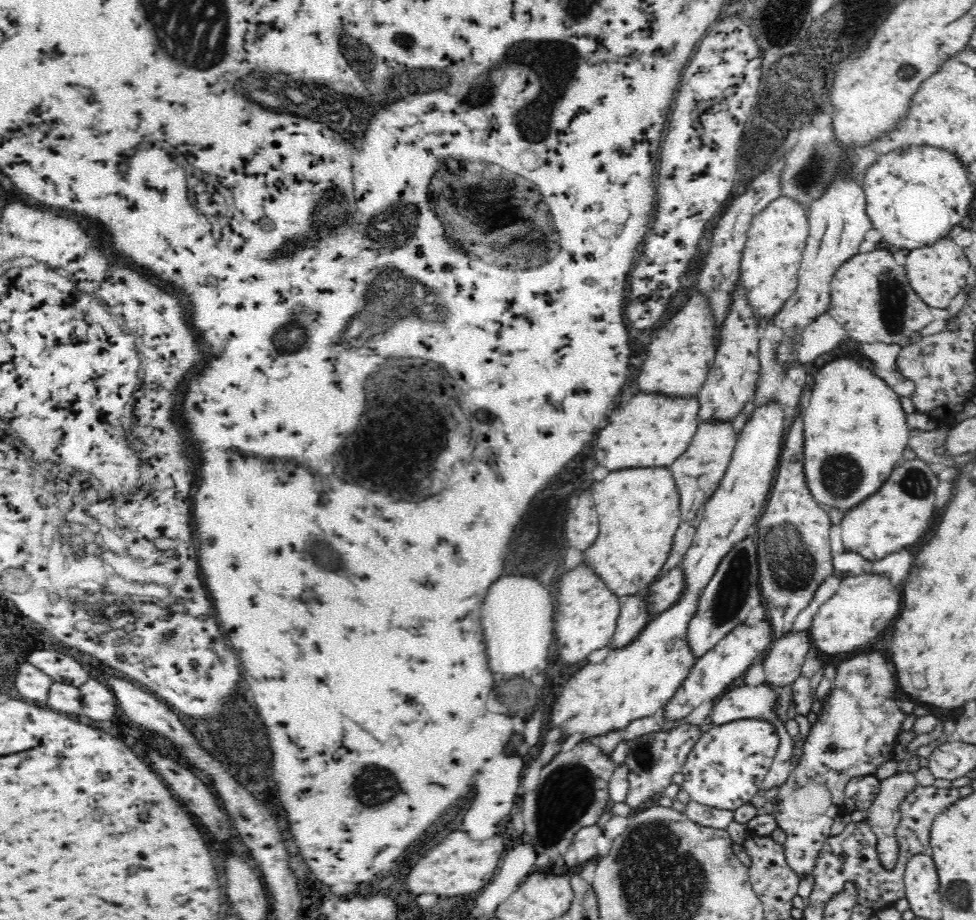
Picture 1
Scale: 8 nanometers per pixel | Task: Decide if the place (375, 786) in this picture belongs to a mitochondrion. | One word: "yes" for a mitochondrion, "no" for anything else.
yes

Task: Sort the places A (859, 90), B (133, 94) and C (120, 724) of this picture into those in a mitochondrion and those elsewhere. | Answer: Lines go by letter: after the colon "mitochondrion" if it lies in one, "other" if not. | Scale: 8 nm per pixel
A: other
B: other
C: other

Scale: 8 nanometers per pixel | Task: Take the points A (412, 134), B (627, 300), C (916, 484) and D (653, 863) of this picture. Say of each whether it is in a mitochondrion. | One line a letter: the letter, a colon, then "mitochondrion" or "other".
A: other
B: other
C: mitochondrion
D: mitochondrion

